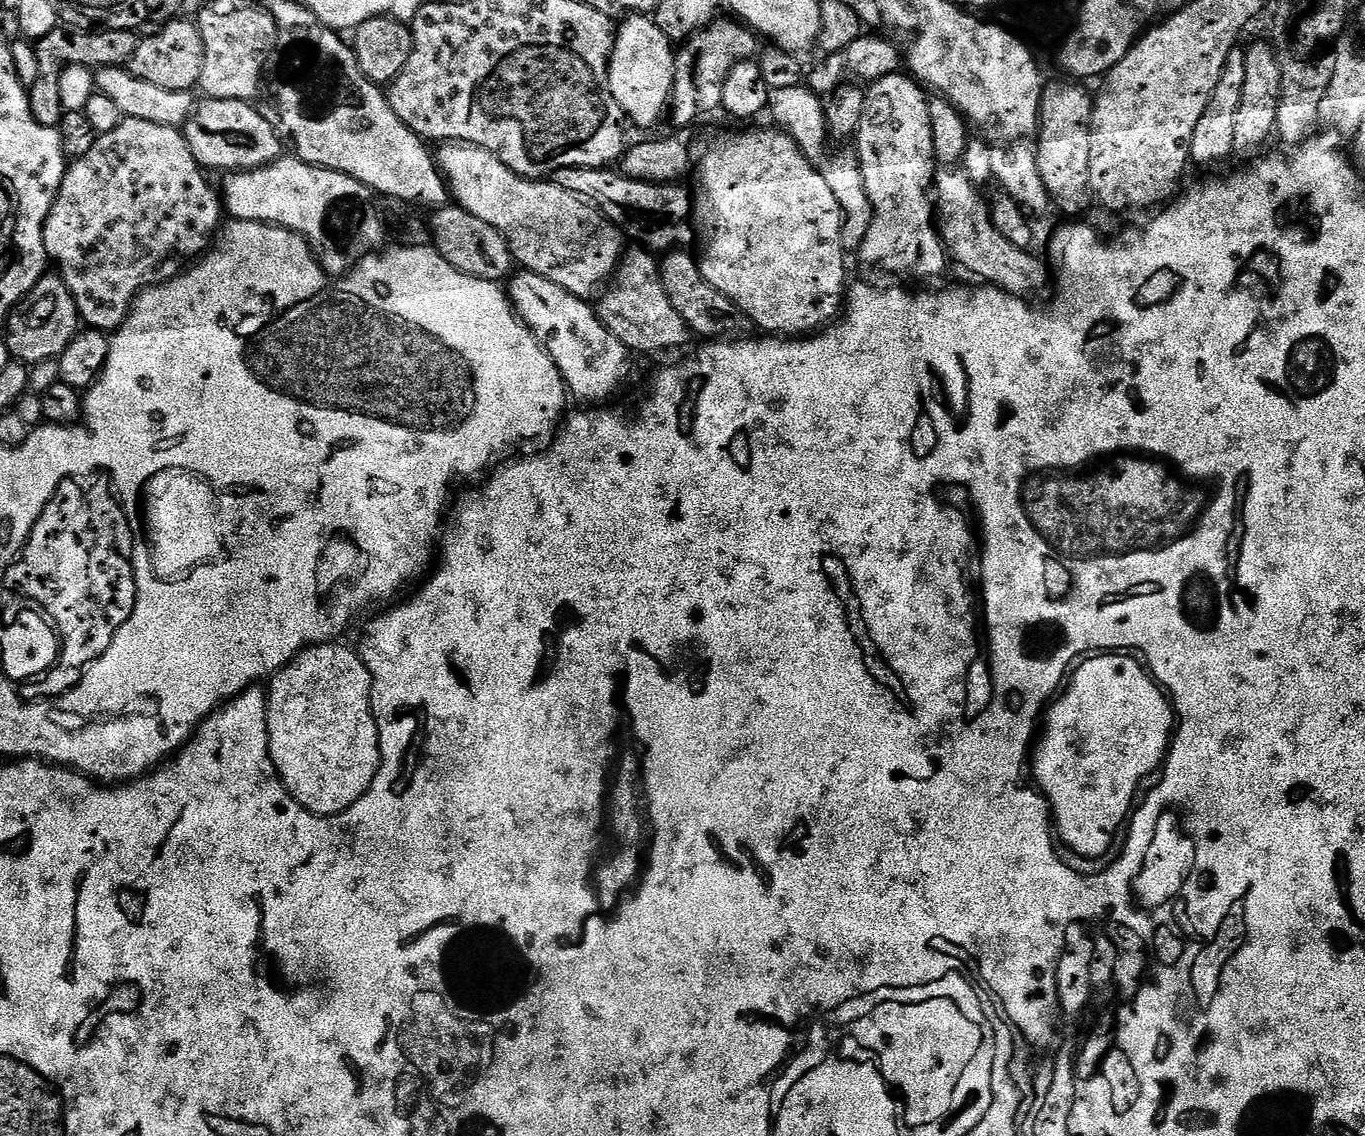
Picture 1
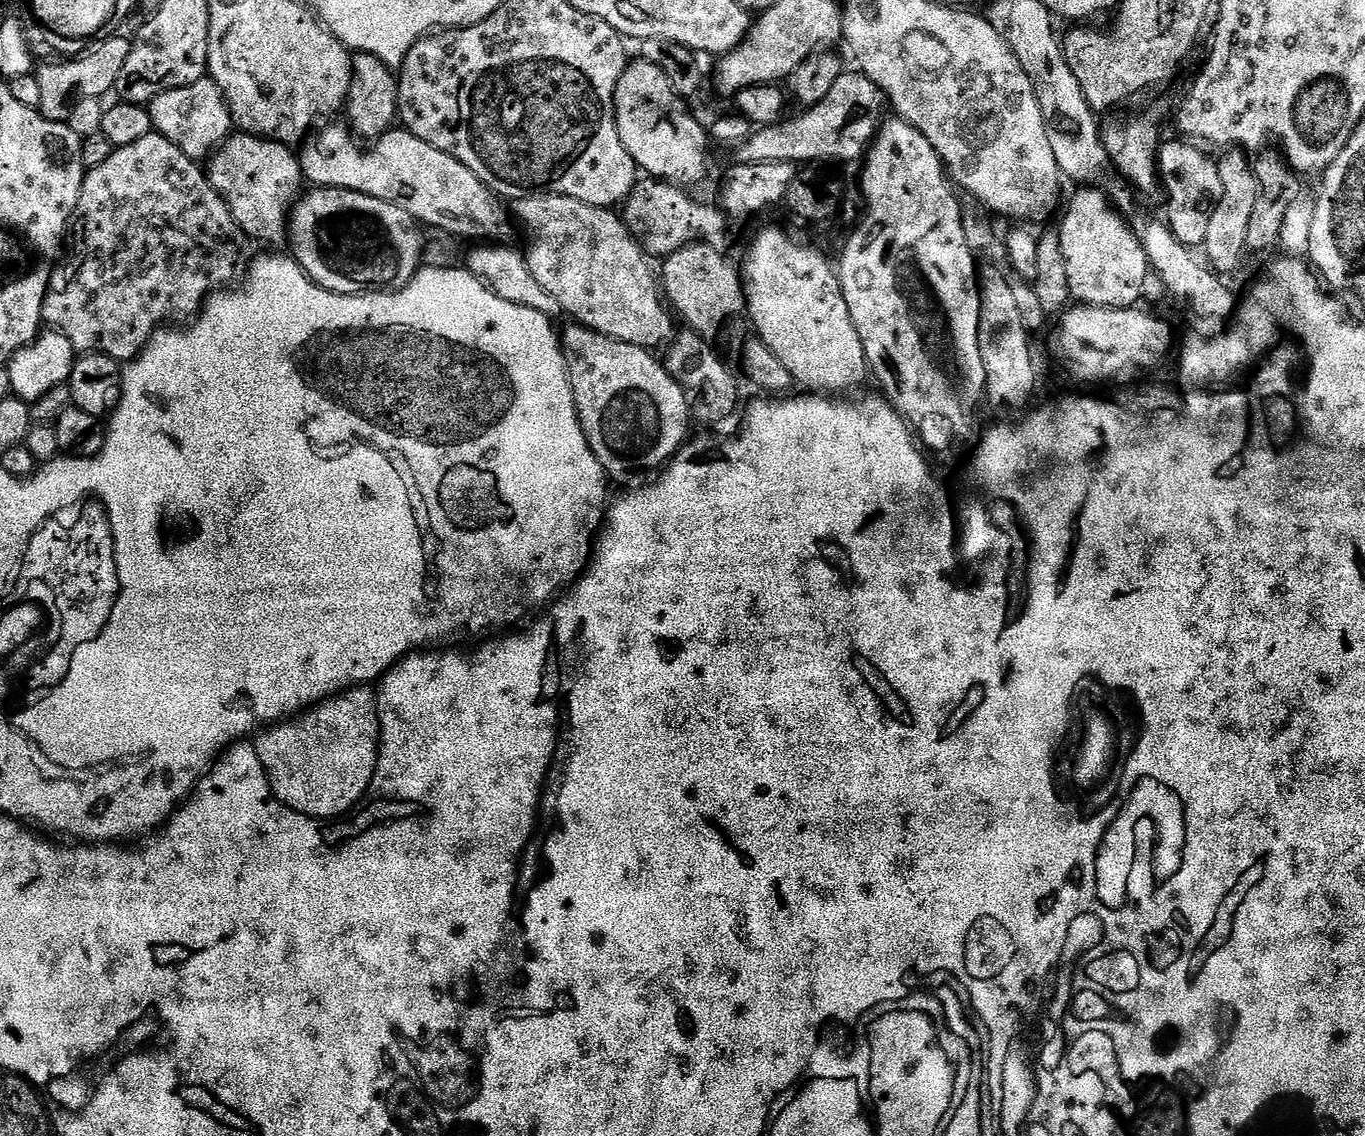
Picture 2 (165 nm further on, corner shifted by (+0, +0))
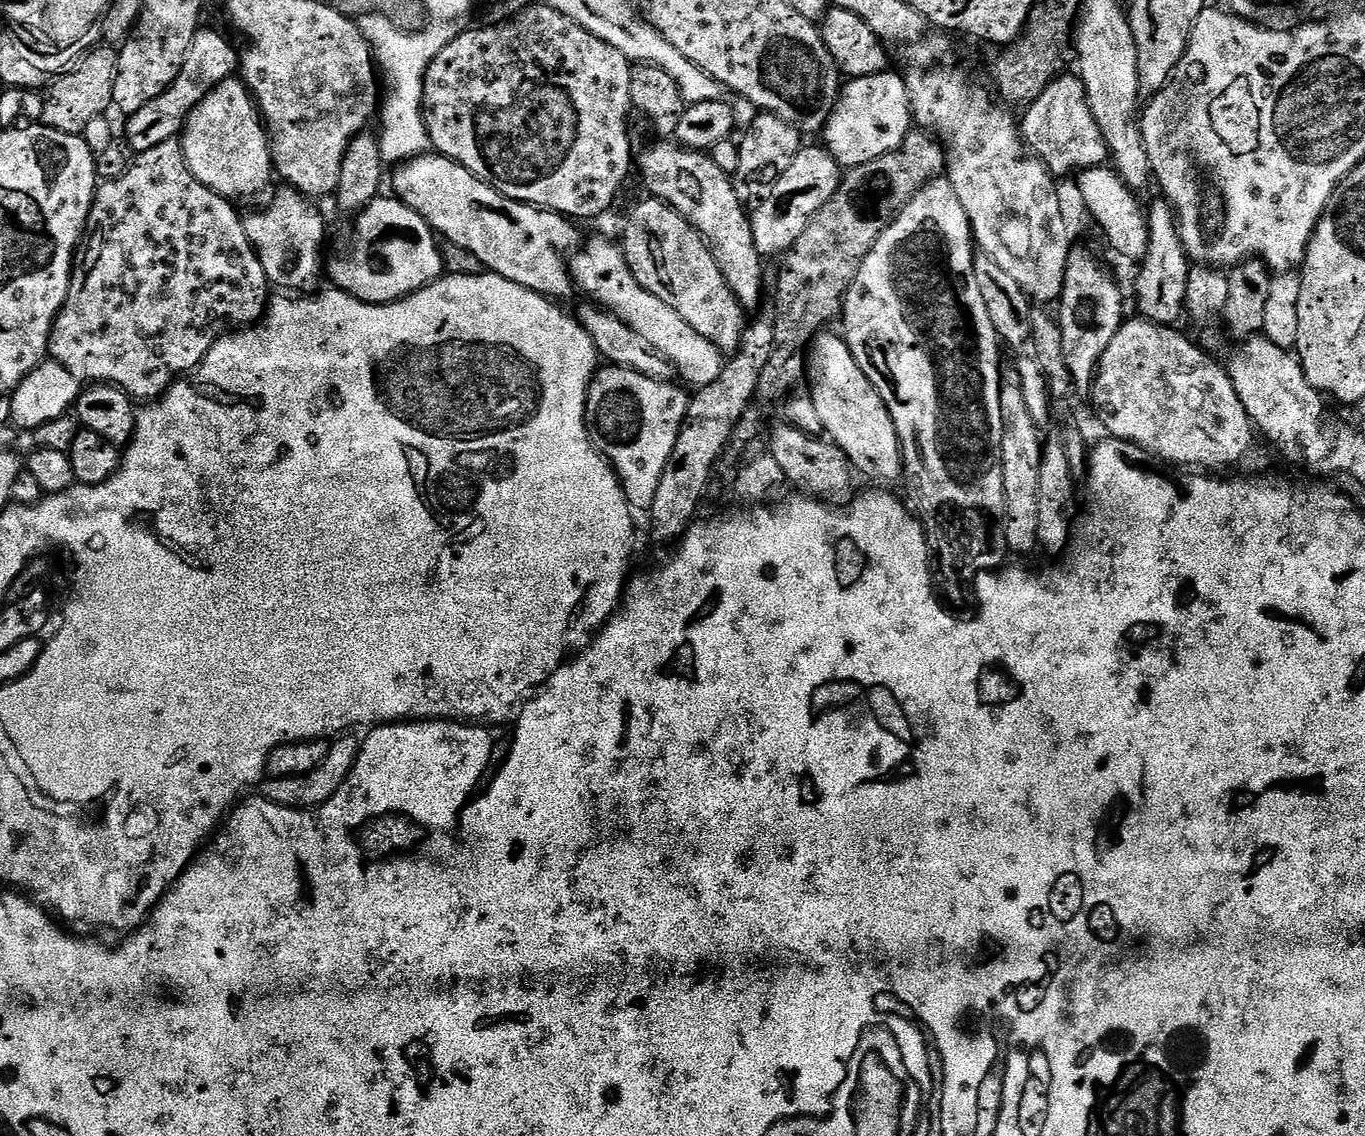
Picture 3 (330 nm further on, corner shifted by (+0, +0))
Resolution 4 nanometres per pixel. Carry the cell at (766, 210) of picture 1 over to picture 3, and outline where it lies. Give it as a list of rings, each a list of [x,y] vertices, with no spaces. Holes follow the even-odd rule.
[[[832,330],[821,331],[813,339],[810,345],[810,359],[806,365],[807,371],[810,373],[810,380],[812,376],[810,395],[814,407],[818,409],[818,418],[822,418],[822,426],[827,439],[831,443],[837,444],[848,455],[853,469],[859,475],[861,472],[862,475],[877,480],[880,483],[877,485],[892,486],[896,479],[904,476],[904,456],[900,453],[900,439],[898,430],[894,426],[894,418],[890,414],[886,402],[882,402],[878,390],[874,390],[870,378],[866,378],[866,374],[862,374],[862,366],[858,366],[843,335],[836,333],[835,336],[834,333],[828,331]]]

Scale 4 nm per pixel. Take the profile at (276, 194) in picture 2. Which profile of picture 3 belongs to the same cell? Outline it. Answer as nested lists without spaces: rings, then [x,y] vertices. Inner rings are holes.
[[[291,186],[281,187],[281,192],[269,202],[268,208],[243,217],[244,229],[255,246],[259,260],[273,287],[290,292],[312,292],[322,280],[324,266],[324,216],[313,201]]]

